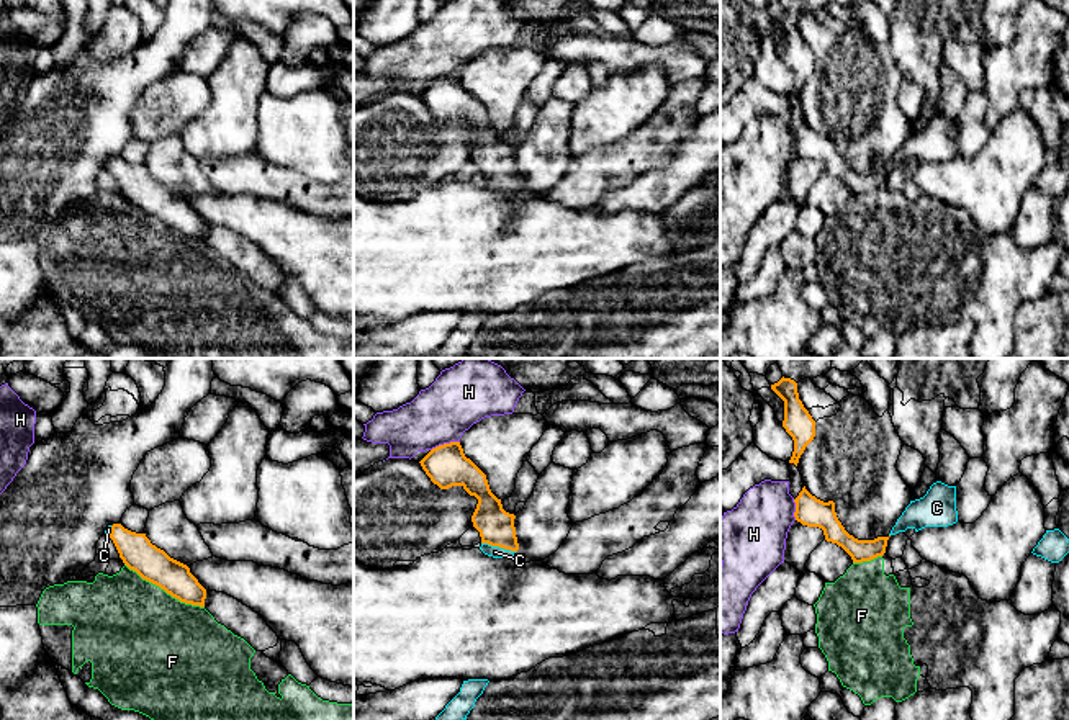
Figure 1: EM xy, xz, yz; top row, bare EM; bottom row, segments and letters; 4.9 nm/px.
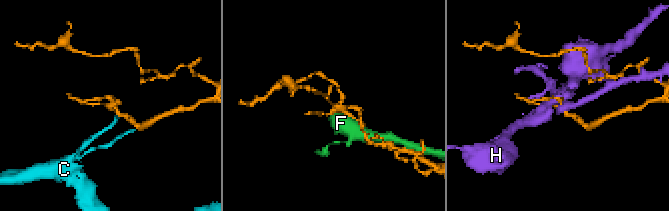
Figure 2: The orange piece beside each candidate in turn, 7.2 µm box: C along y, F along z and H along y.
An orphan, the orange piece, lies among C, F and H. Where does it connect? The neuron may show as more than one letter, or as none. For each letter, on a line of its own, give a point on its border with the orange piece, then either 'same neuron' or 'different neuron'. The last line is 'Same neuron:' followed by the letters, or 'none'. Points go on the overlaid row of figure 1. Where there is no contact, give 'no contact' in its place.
C: xz (498, 545) | same neuron
F: xy (164, 589) | different neuron
H: xz (444, 444) | different neuron
Same neuron: C

